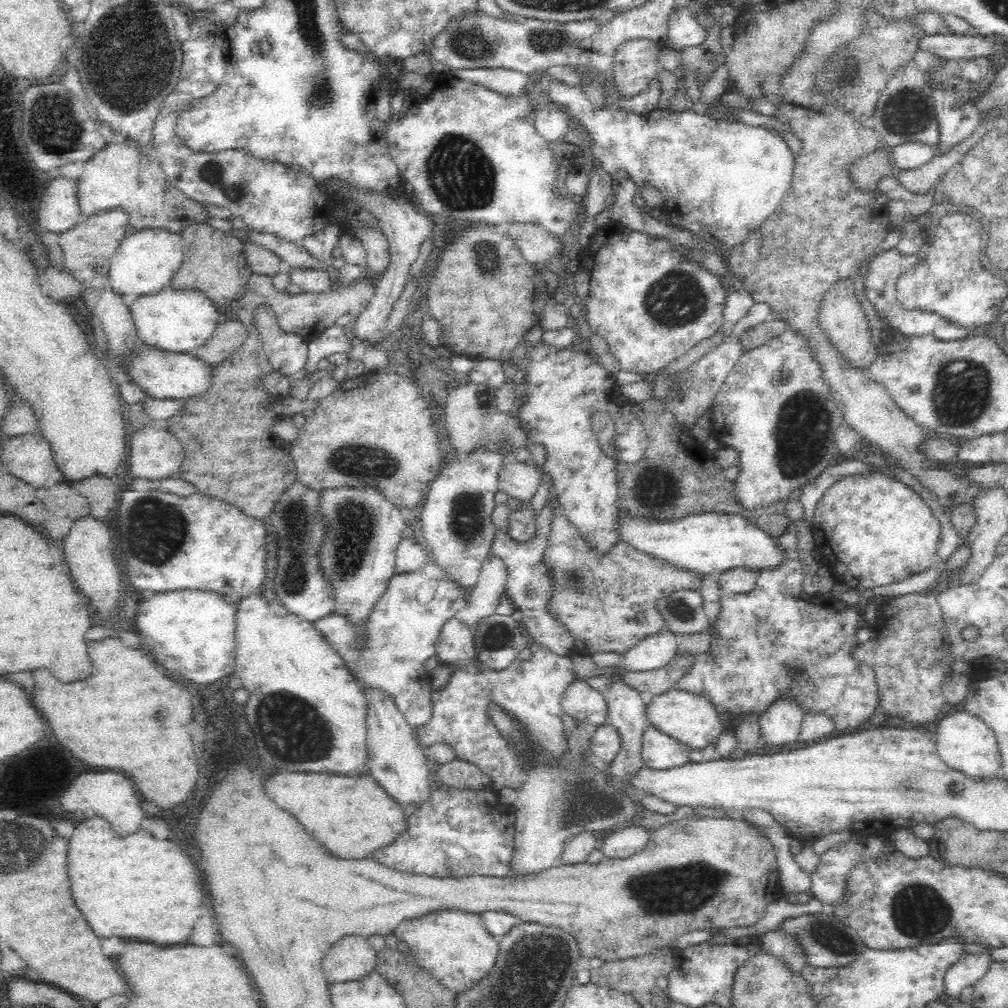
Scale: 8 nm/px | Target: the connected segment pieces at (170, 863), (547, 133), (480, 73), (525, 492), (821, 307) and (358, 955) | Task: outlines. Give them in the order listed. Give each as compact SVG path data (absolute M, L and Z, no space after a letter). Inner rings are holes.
M102 816L88 818L76 826L68 848L68 870L76 906L102 938L114 934L156 944L178 944L190 936L202 912L200 876L176 844L156 840L148 832L116 838L110 822Z
M549 104L542 108L538 107L534 116L534 128L550 144L564 136L566 128L568 128L569 118L570 116L565 109L558 104Z
M492 66L490 68L461 68L451 71L462 80L471 80L483 84L502 94L518 94L524 91L524 85L528 80L525 72L505 66Z
M515 459L501 465L499 472L500 491L509 498L514 498L522 504L528 504L531 498L538 494L543 478L542 470L533 462L520 462Z
M840 279L832 282L824 292L822 300L818 302L816 321L826 337L829 346L838 354L839 360L852 368L866 373L874 364L877 356L877 346L873 342L872 329L864 314L863 308L854 294L854 284L850 279Z
M348 935L330 947L323 971L328 982L343 983L370 974L376 965L377 951L370 946L367 937Z

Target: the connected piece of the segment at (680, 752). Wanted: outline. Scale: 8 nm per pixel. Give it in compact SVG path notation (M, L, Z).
M648 726L643 734L640 754L643 765L664 770L690 762L692 751L683 742Z

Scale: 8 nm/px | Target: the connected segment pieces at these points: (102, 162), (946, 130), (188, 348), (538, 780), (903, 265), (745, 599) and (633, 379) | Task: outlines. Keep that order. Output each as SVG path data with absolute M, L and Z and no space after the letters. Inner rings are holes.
M127 138L122 143L109 142L84 162L84 170L77 181L78 208L82 216L92 216L102 210L122 209L129 216L130 231L148 226L163 226L179 232L188 225L206 224L210 220L208 210L190 200L172 186L166 178L160 159L152 144L144 146Z
M933 52L928 53L930 53L930 58L928 58L928 68L924 71L923 76L930 92L929 100L937 112L939 131L941 132L939 136L941 142L938 144L936 151L938 154L942 154L956 146L958 142L963 141L964 138L970 136L979 125L980 118L978 118L976 111L974 111L974 102L976 102L978 98L980 85L971 84L972 90L962 90L960 85L964 83L964 81L961 81L954 71L953 73L946 72L946 66L956 65L957 63L945 56L940 56ZM942 66L944 66L944 74L941 78L945 78L944 82L938 80L938 78L940 78L940 70L942 70Z
M170 285L128 302L139 340L176 353L193 352L198 346L204 345L223 318L215 302L197 288L176 288Z
M491 690L486 699L488 721L506 741L506 747L516 753L522 767L520 786L516 788L517 798L512 804L516 815L514 873L538 872L557 864L564 845L584 832L617 831L622 824L636 824L653 832L673 820L694 814L691 807L677 807L672 815L661 815L644 808L639 801L636 802L637 795L614 780L608 770L604 772L596 768L588 753L572 752L568 746L573 740L570 729L563 727L560 730L562 750L553 754L535 736L531 736L527 724L519 716L495 700Z
M894 248L892 250L878 253L874 260L870 263L869 271L863 279L865 294L871 303L875 306L878 318L880 320L879 327L894 328L903 336L922 336L924 334L934 335L938 340L954 341L962 340L972 336L988 334L990 328L988 324L980 324L980 326L962 326L951 320L935 317L928 311L906 311L898 306L896 300L896 282L900 275L908 266L912 266L912 262L916 262L916 255L902 255Z
M786 530L785 534L779 537L777 541L780 543L780 546L787 548L789 554L788 560L777 569L765 570L758 573L759 579L755 584L755 588L751 591L744 594L726 593L721 597L721 609L715 622L716 628L714 628L711 645L706 652L692 657L690 666L684 670L684 674L678 679L677 688L684 689L686 692L691 692L692 694L702 695L709 699L710 703L714 705L714 709L716 709L717 717L720 719L722 732L735 732L742 723L748 723L748 725L750 723L758 723L759 718L762 717L776 701L786 701L790 703L790 705L794 703L794 705L800 707L802 714L822 714L832 721L834 730L846 730L846 732L848 732L850 728L866 728L864 724L866 724L868 720L872 720L874 712L878 710L878 706L880 706L881 702L875 670L868 662L857 658L857 650L862 644L862 642L857 639L857 630L862 616L860 616L854 608L850 607L845 607L846 614L844 614L842 610L836 610L836 608L832 606L832 600L830 600L828 604L816 604L816 602L812 602L812 600L806 600L806 598L810 598L810 594L803 589L804 575L802 575L802 567L800 567L800 561L798 561L798 557L796 557L796 551L794 551L794 535L788 533Z
M732 335L726 338L726 342L722 346L718 346L709 354L692 362L685 370L672 371L670 366L652 373L634 373L620 370L615 374L616 383L619 387L622 387L629 383L644 382L646 386L649 386L648 399L650 401L664 402L668 412L676 418L677 423L691 427L712 406L716 394L720 391L722 384L726 381L732 368L738 363L742 354L743 351L738 345L736 335Z

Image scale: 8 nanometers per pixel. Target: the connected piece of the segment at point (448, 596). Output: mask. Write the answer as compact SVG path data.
M432 561L424 563L424 566L416 570L396 573L389 584L388 592L365 624L368 626L369 641L359 655L350 647L355 630L346 625L344 617L331 613L330 616L316 621L314 626L334 643L359 682L377 684L394 695L408 724L415 728L424 724L430 718L431 712L430 673L426 672L423 665L428 658L437 654L436 647L444 625L464 607L468 591L458 586Z

